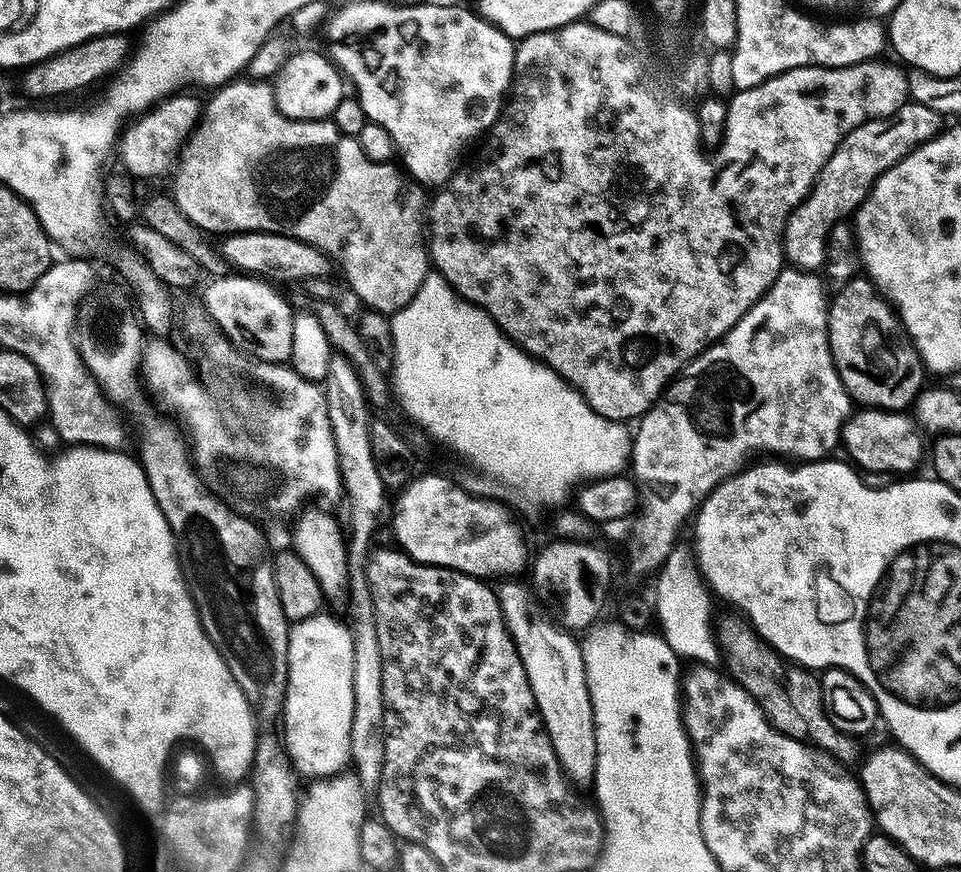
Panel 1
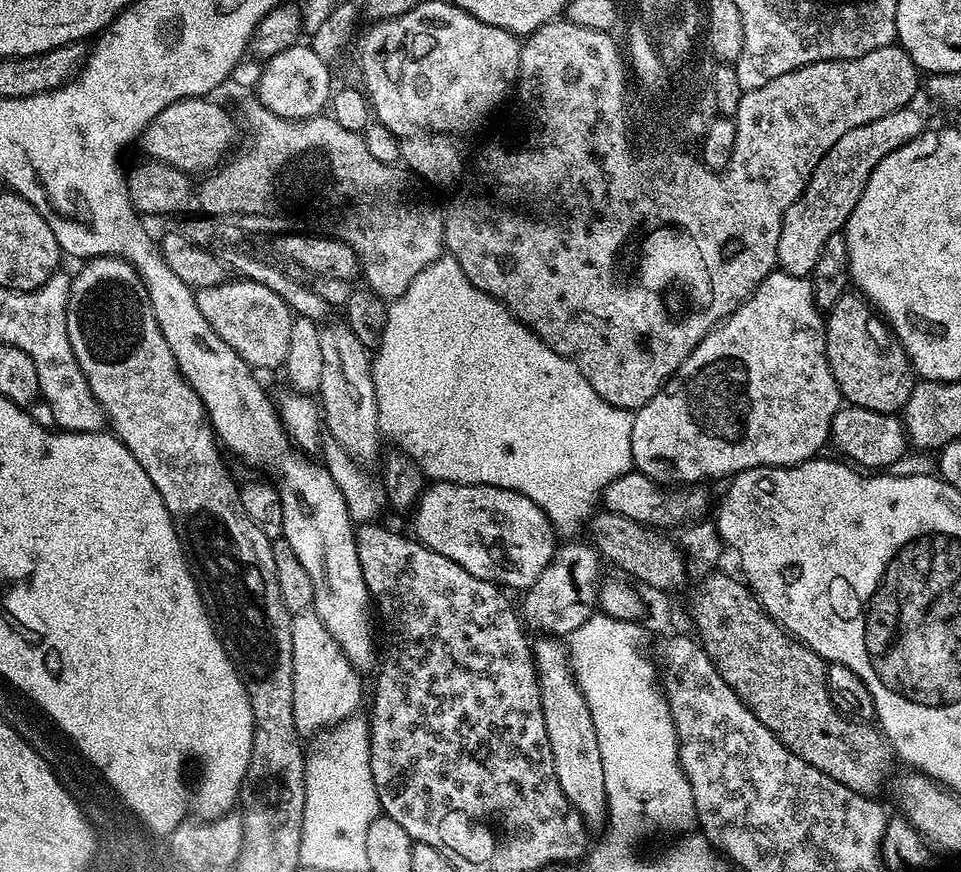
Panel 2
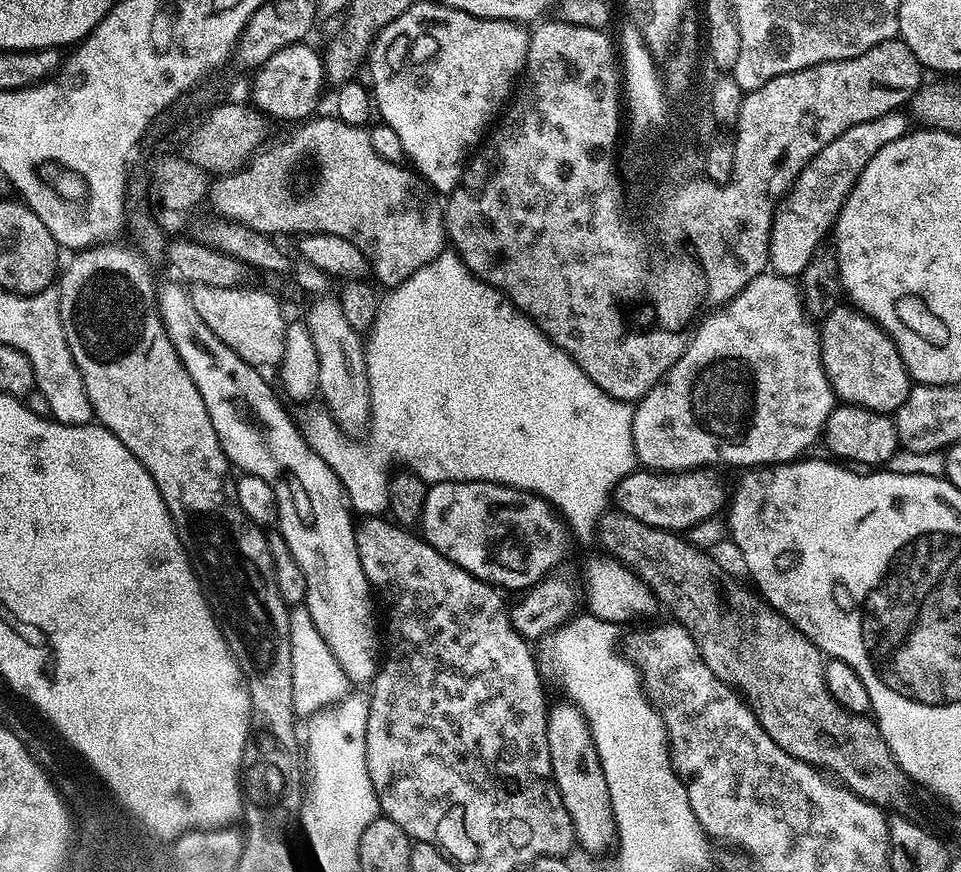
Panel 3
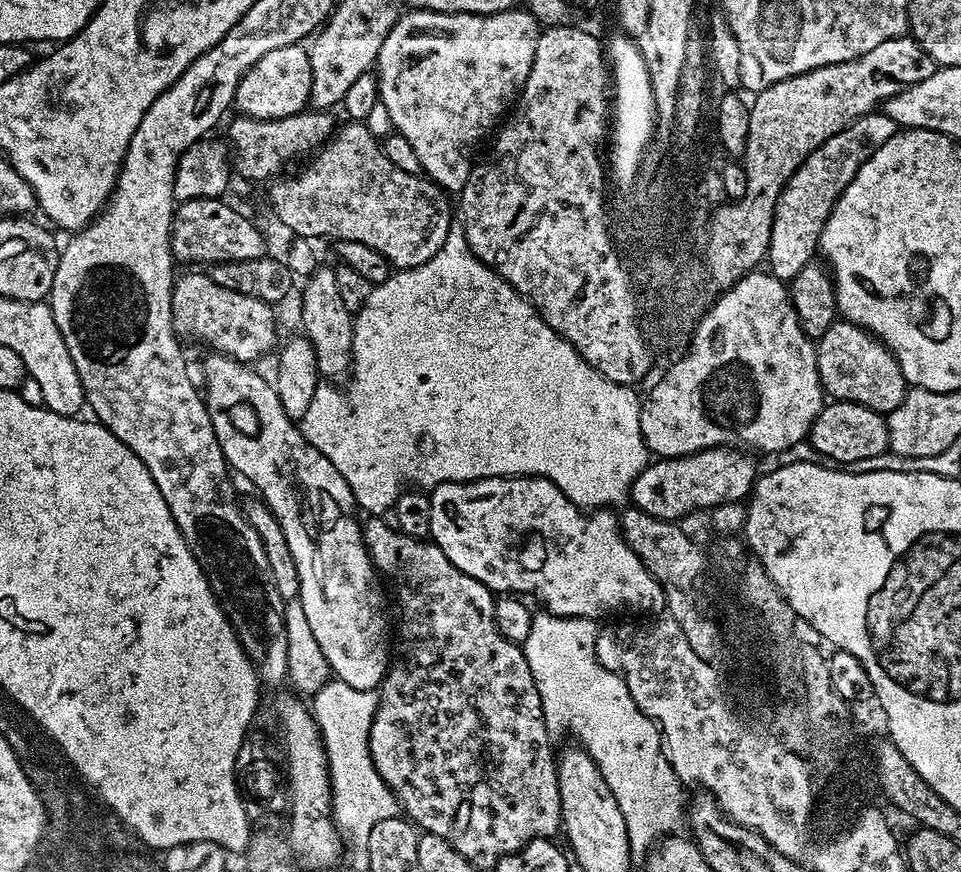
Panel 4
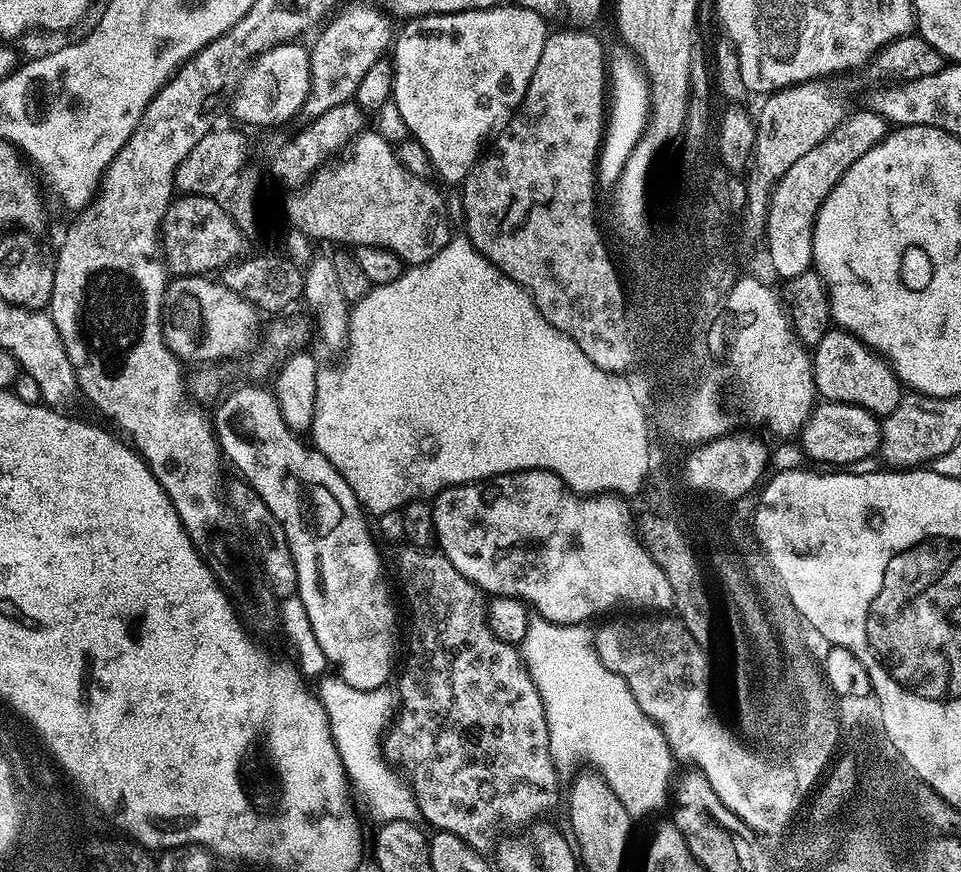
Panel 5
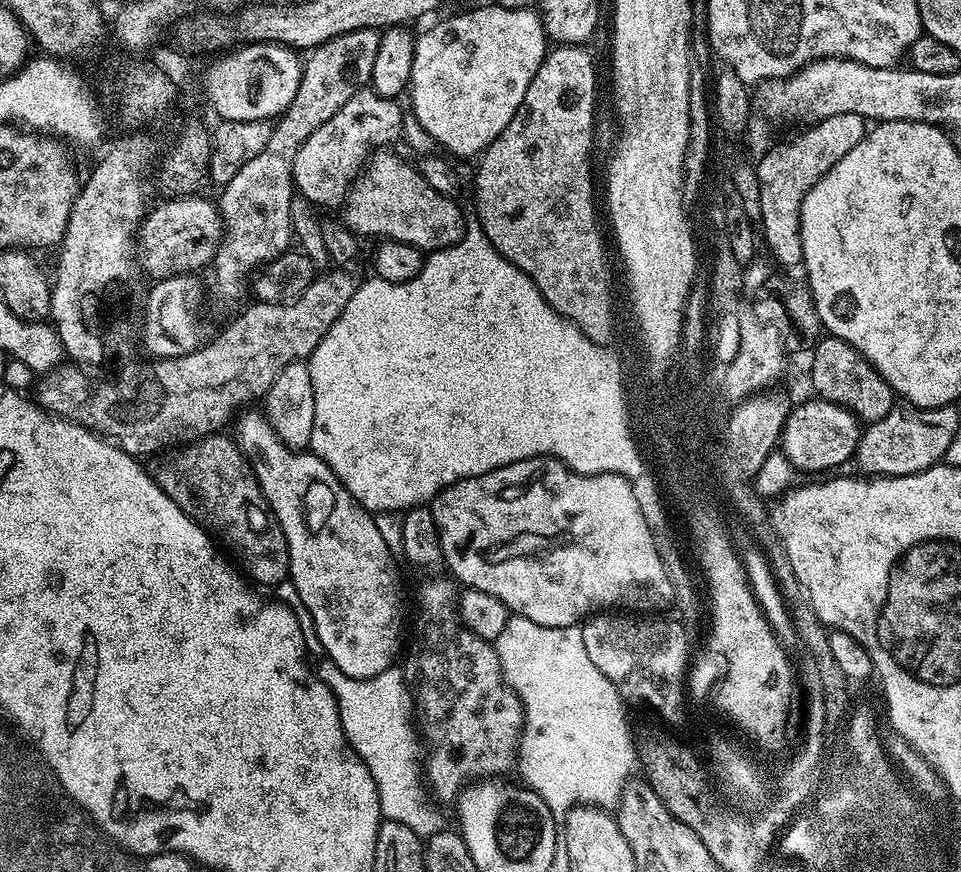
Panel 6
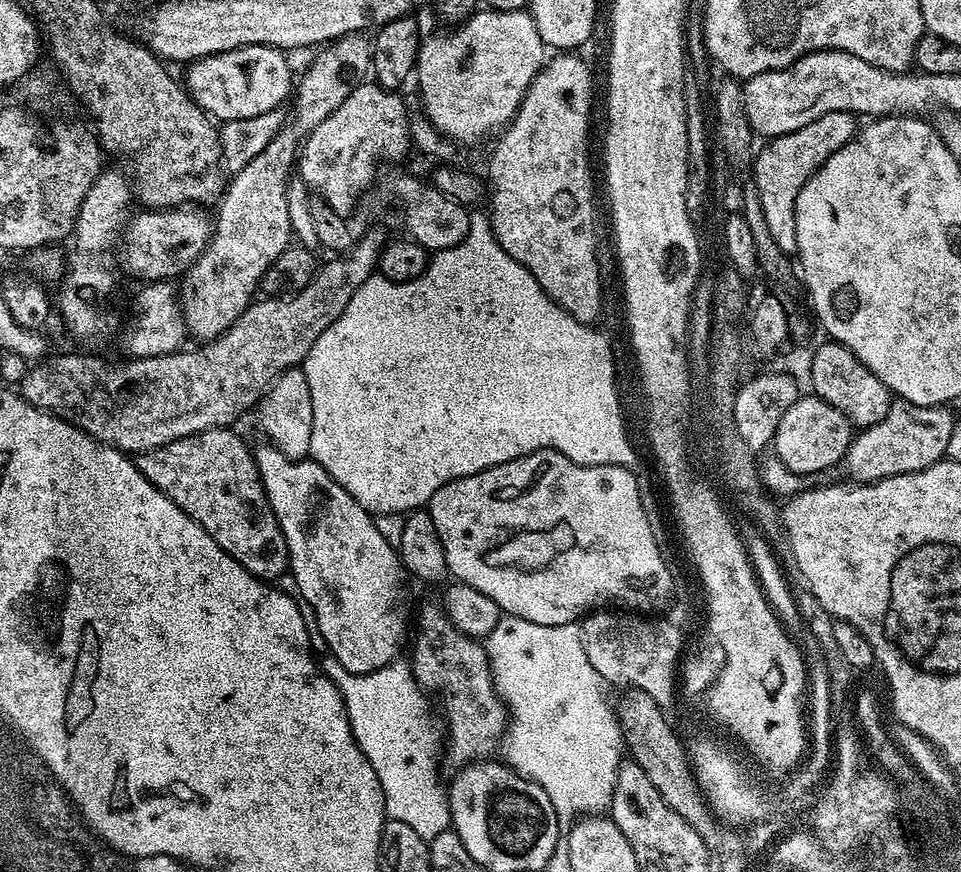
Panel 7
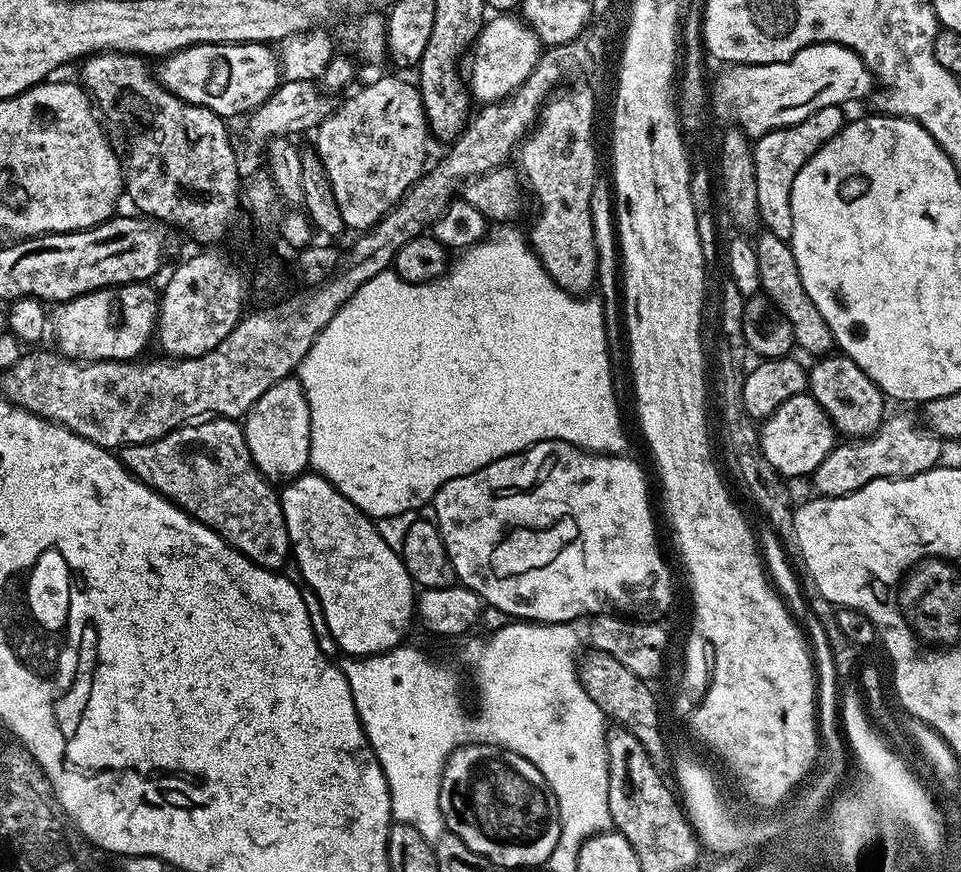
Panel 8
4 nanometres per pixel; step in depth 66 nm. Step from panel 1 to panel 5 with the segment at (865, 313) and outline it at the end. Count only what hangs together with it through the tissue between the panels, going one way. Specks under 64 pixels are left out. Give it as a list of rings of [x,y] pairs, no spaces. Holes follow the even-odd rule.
[[[829,330],[811,353],[816,391],[833,404],[853,404],[877,418],[891,414],[901,402],[902,385],[891,364],[872,351],[857,336],[843,330]]]

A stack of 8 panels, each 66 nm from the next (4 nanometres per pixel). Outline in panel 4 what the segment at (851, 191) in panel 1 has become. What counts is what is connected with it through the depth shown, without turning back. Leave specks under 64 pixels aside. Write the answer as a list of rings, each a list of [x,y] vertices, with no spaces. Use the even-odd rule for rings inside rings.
[[[884,111],[869,112],[867,116],[858,117],[853,124],[846,126],[838,134],[834,134],[834,138],[822,142],[822,146],[818,146],[818,150],[811,152],[802,162],[802,166],[798,166],[798,170],[794,170],[794,174],[786,182],[774,210],[774,222],[770,230],[770,246],[766,257],[766,264],[771,275],[777,276],[779,280],[785,282],[792,281],[804,266],[814,260],[820,247],[820,235],[824,229],[824,223],[842,190],[852,181],[860,167],[872,157],[874,150],[878,150],[886,142],[890,142],[890,138],[895,136],[897,131],[898,125]]]

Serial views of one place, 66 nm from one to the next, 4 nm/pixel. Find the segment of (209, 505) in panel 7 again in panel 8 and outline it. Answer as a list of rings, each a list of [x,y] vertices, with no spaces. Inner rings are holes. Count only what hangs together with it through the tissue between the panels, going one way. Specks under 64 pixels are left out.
[[[204,418],[199,422],[189,422],[182,428],[174,428],[170,434],[166,434],[157,440],[151,440],[145,444],[129,444],[122,452],[122,463],[136,479],[141,480],[148,488],[160,493],[166,500],[172,501],[177,508],[181,508],[185,514],[205,524],[210,530],[214,530],[232,548],[236,548],[246,558],[250,558],[258,566],[273,570],[283,569],[283,564],[290,560],[290,545],[288,543],[288,531],[286,530],[286,518],[282,514],[282,506],[277,489],[258,470],[256,463],[252,461],[250,450],[246,446],[243,427],[232,418]]]

